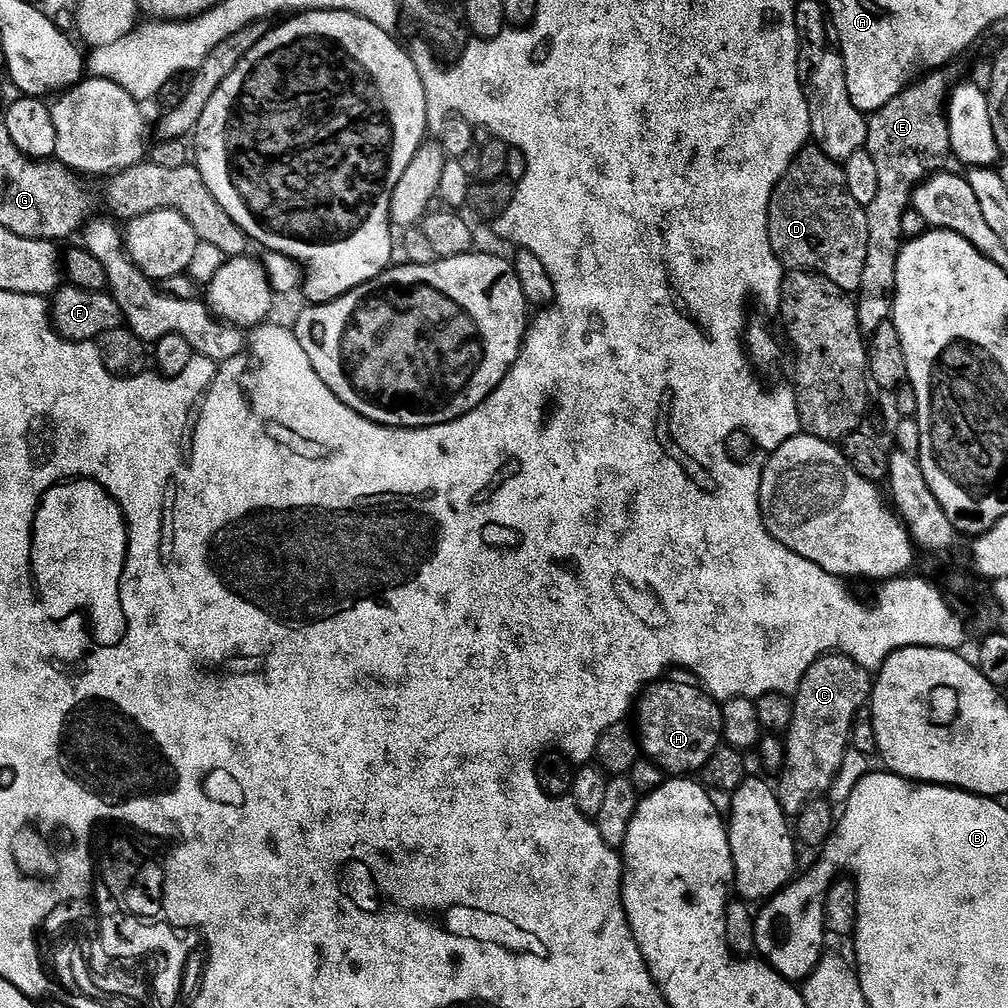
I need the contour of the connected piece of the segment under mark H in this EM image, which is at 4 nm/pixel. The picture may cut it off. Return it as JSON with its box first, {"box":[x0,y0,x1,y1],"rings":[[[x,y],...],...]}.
{"box":[634,682,724,778],"rings":[[[657,682],[644,689],[634,708],[634,731],[640,742],[640,751],[665,773],[676,778],[688,778],[699,773],[710,762],[714,750],[721,747],[724,734],[724,713],[721,705],[708,695],[703,687],[692,684],[664,684]]]}

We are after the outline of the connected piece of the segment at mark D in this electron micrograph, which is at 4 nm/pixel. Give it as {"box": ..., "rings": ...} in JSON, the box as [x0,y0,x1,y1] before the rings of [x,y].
{"box":[768,148,868,292],"rings":[[[803,148],[778,182],[768,211],[768,237],[774,254],[785,269],[817,272],[819,276],[830,278],[830,282],[834,282],[834,286],[838,286],[843,292],[859,292],[862,270],[866,266],[868,213],[865,205],[854,202],[848,192],[843,167],[837,161],[831,160],[820,148]]]}

